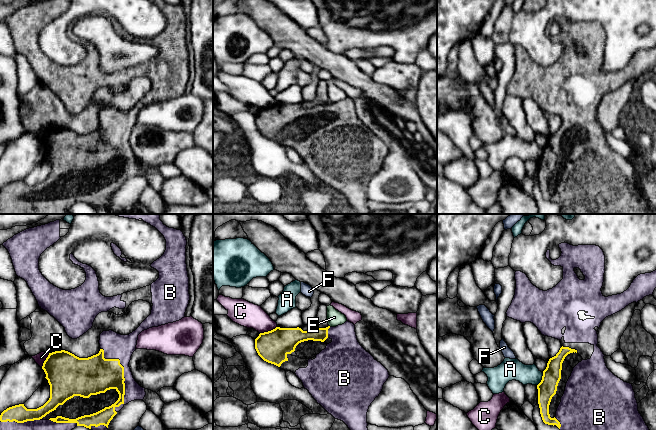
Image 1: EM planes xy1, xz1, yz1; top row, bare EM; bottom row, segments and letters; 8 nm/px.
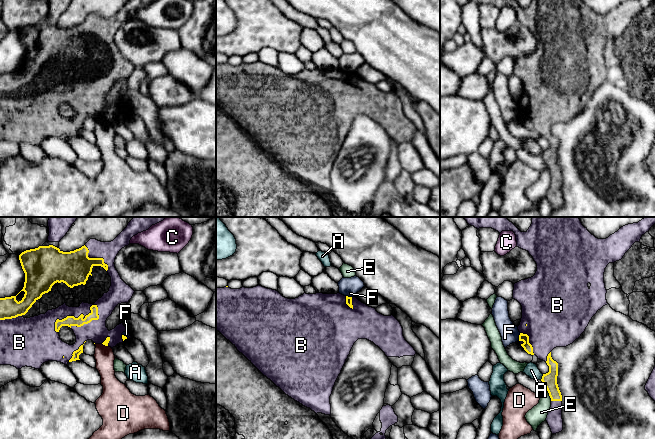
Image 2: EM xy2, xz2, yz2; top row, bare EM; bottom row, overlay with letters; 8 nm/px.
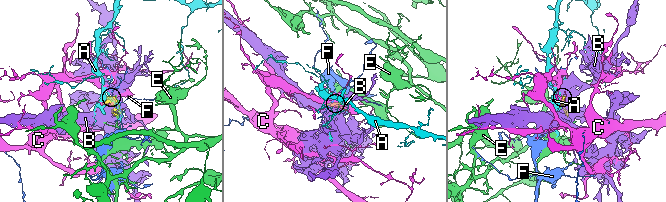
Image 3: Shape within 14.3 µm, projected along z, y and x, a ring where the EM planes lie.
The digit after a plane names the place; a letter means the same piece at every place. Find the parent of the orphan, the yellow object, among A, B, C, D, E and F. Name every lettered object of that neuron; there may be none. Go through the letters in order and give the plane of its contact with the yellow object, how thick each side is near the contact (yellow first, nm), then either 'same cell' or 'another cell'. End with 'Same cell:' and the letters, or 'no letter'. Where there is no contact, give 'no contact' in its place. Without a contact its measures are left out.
A: meets yellow in yz1; 150 nm thick on the yellow side, 170 nm on the other; another cell
B: meets yellow in xy2; 90 nm thick on the yellow side, 180 nm on the other; same cell
C: meets yellow in xz1; 260 nm thick on the yellow side, 200 nm on the other; another cell
D: meets yellow in xy2; 40 nm thick on the yellow side, 160 nm on the other; another cell
E: meets yellow in yz2; 120 nm thick on the yellow side, 140 nm on the other; another cell
F: meets yellow in yz2; 70 nm thick on the yellow side, 150 nm on the other; another cell
Same cell: B

